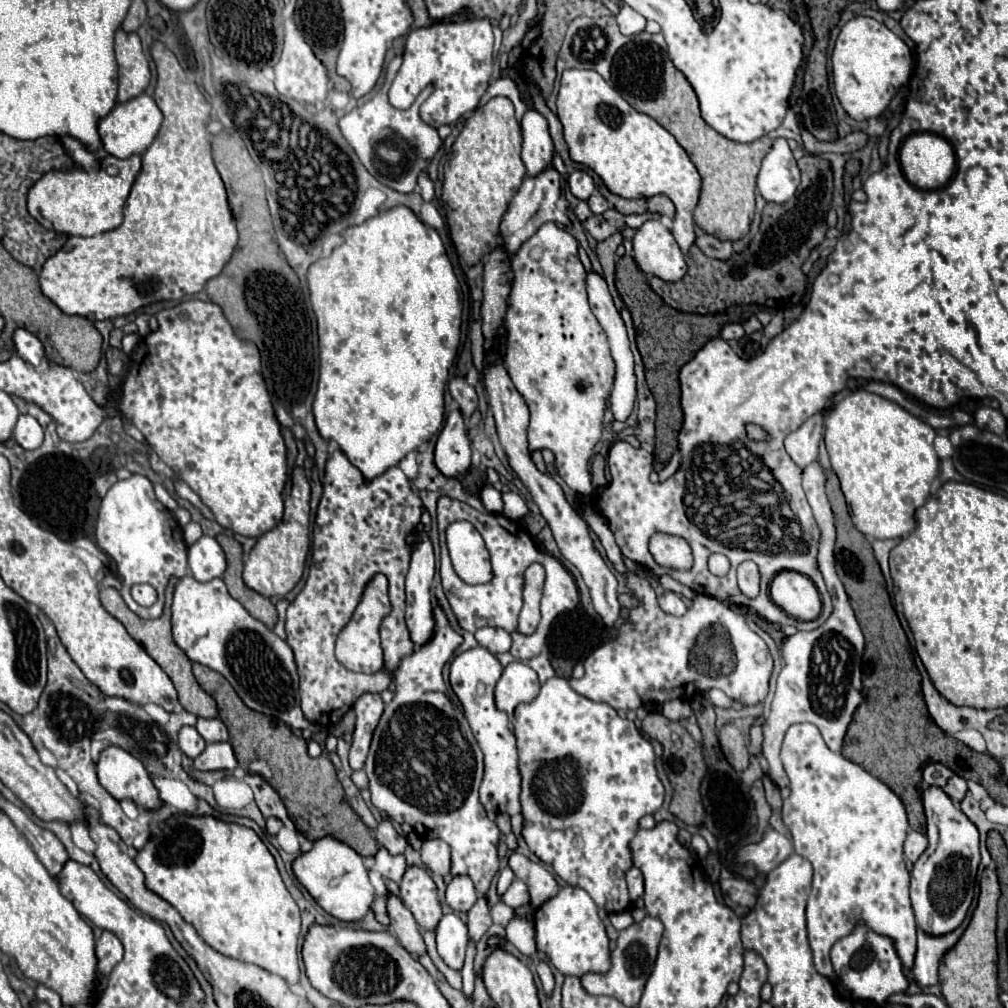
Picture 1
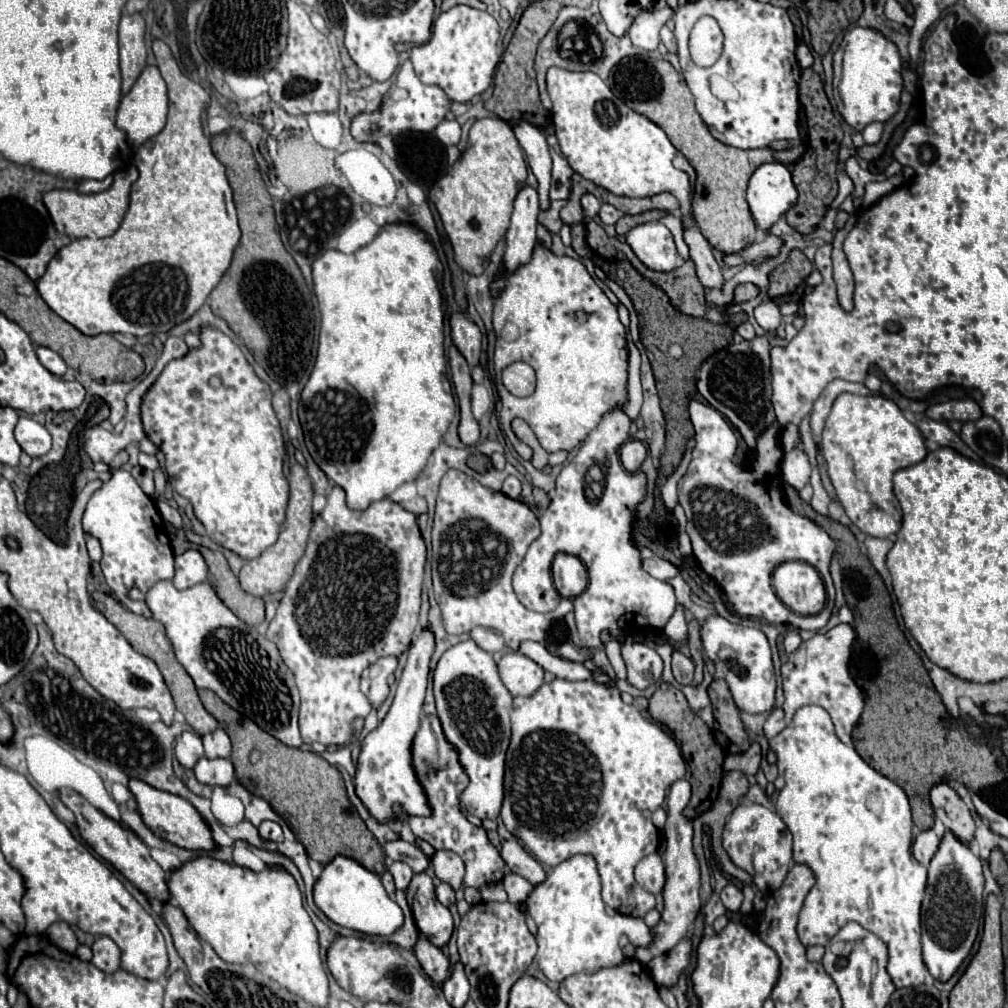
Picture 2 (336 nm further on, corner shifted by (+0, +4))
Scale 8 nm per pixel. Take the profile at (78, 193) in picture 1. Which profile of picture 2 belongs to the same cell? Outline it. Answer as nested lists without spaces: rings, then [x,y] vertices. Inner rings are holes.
[[[131,164],[131,168],[127,168],[127,170],[117,170],[113,184],[105,192],[99,192],[99,194],[81,194],[77,190],[49,190],[43,196],[43,202],[45,202],[45,208],[49,210],[49,216],[57,228],[57,232],[67,234],[69,238],[111,236],[119,228],[119,224],[127,212],[129,190],[131,190],[131,184],[137,180],[137,176],[139,176],[139,172]]]

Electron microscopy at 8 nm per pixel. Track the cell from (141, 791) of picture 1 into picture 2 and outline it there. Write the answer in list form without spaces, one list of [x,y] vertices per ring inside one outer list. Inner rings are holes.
[[[131,778],[129,780],[129,790],[137,800],[137,810],[143,818],[143,822],[153,830],[153,834],[157,834],[159,838],[173,842],[175,846],[181,848],[189,848],[189,850],[211,850],[215,846],[215,840],[211,838],[209,826],[205,824],[205,820],[201,818],[201,814],[193,808],[191,802],[187,802],[185,798],[153,788],[151,784]]]

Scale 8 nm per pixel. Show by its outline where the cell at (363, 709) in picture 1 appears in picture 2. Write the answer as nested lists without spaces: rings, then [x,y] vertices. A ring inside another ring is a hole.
[[[379,658],[375,664],[367,666],[361,674],[361,692],[367,696],[369,704],[377,710],[389,694],[387,676],[395,672],[397,658]]]

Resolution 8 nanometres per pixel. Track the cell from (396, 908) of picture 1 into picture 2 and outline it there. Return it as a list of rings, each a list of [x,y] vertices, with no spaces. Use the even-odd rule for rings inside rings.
[[[419,936],[417,944],[415,944],[415,956],[417,960],[421,962],[423,970],[427,972],[427,976],[435,982],[435,984],[441,984],[445,982],[445,978],[449,976],[449,958],[443,954],[441,948],[433,946],[425,936]]]

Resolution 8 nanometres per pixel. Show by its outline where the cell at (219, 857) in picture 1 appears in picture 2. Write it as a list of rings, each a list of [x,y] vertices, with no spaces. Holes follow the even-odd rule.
[[[199,856],[195,860],[183,862],[183,866],[169,876],[167,886],[171,902],[183,910],[193,930],[199,934],[201,940],[213,946],[219,958],[235,964],[255,964],[259,970],[265,970],[269,978],[273,978],[293,994],[305,998],[305,1002],[315,1006],[327,1006],[329,982],[319,956],[317,930],[307,910],[303,908],[303,898],[297,882],[287,870],[283,870],[281,866],[267,866],[265,870],[255,872],[237,864]]]

